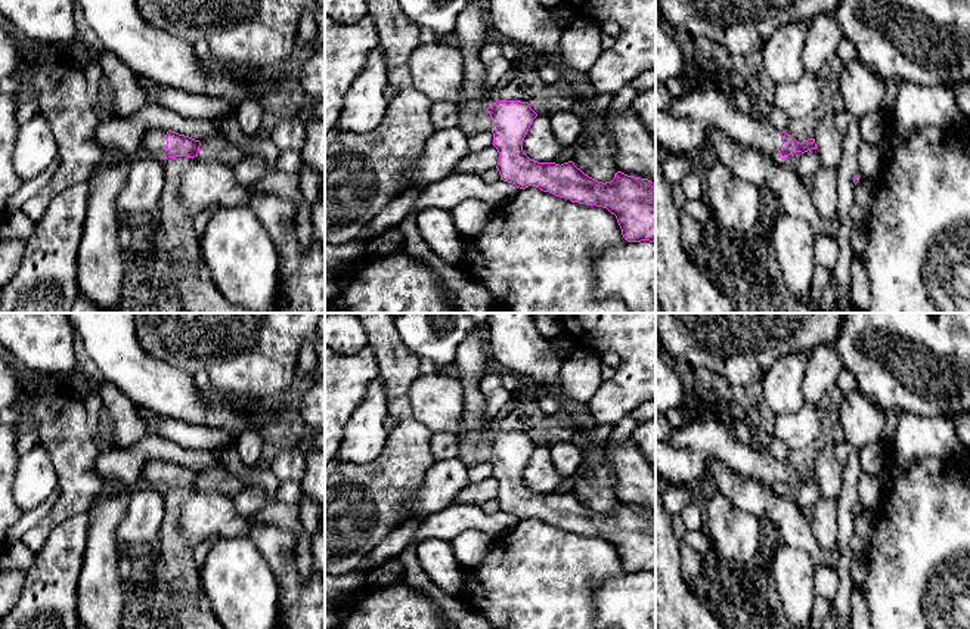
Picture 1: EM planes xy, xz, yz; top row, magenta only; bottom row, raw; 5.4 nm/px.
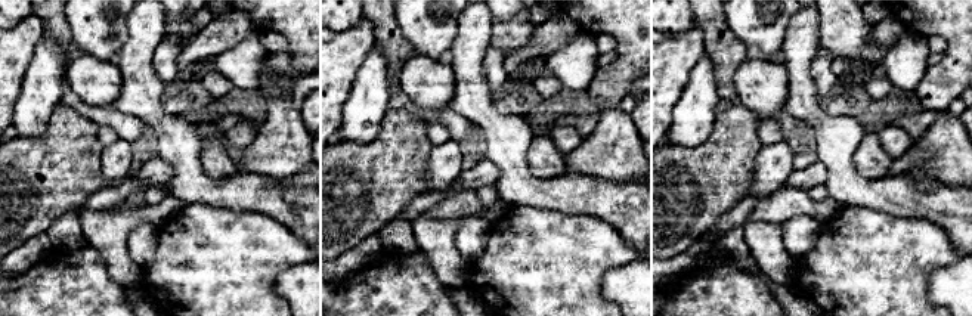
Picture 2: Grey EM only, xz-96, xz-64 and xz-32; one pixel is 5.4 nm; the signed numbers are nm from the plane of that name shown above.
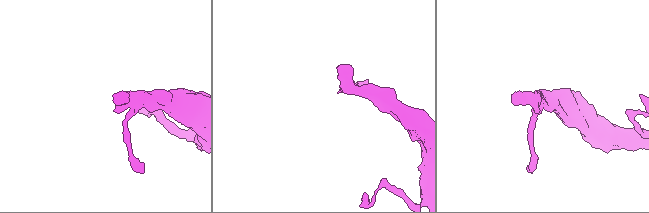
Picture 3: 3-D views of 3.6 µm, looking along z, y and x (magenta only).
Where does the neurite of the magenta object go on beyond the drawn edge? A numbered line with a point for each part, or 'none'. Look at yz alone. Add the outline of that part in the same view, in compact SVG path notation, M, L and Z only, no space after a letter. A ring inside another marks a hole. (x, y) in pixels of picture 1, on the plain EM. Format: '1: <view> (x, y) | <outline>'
1: yz (682, 458) | M729 415L675 428L667 441L656 440L656 471L672 483L689 483L710 490L706 465L716 459L763 486L778 489L780 462L754 443L741 443L729 431Z

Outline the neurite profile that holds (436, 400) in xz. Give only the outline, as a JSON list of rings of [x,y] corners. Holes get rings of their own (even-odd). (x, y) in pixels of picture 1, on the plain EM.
[[[436,374],[418,377],[407,391],[412,415],[434,436],[462,433],[464,387],[459,378]]]

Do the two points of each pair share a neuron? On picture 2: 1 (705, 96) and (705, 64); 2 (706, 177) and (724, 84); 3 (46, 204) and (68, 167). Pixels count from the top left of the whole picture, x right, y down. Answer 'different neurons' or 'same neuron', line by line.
1: same neuron
2: same neuron
3: same neuron

